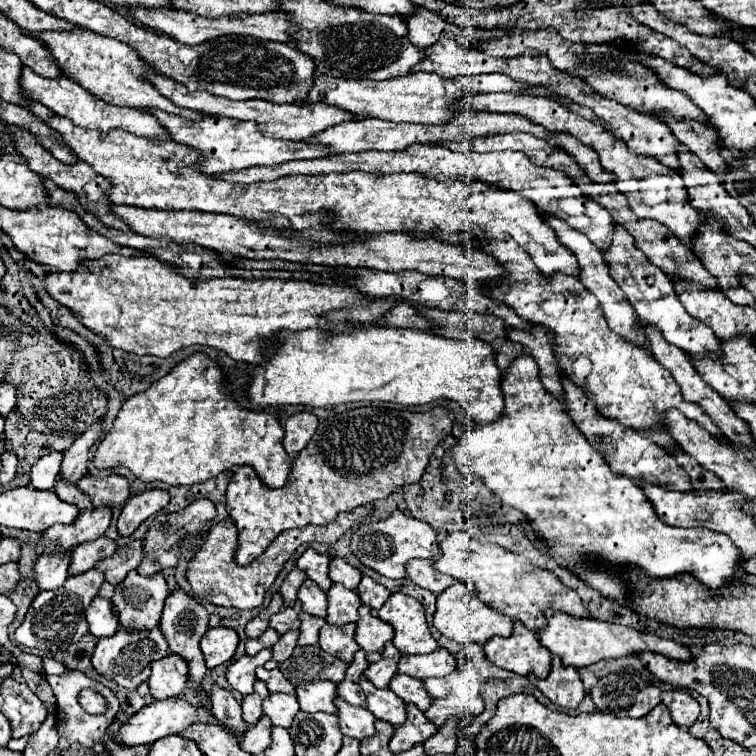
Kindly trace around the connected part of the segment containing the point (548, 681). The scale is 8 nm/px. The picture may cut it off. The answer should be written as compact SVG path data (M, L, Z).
M553 658L553 668L551 668L551 674L545 678L545 680L537 680L533 674L527 676L529 682L533 686L537 686L555 706L561 706L561 708L569 708L569 710L575 710L583 696L585 696L585 690L583 690L583 682L579 678L579 672L577 668L573 666L563 666L563 662L559 658Z

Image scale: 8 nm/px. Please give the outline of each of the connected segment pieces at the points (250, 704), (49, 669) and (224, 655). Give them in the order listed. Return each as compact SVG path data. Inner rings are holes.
M257 680L255 682L255 692L245 696L243 702L241 702L243 704L243 718L245 718L247 724L255 724L263 716L263 700L267 696L269 696L267 686L261 680Z
M43 656L43 670L45 670L45 674L57 674L57 676L69 672L61 662L57 662L57 660L51 658L51 656Z
M209 628L201 638L201 650L207 668L215 668L233 658L239 644L239 636L233 628Z

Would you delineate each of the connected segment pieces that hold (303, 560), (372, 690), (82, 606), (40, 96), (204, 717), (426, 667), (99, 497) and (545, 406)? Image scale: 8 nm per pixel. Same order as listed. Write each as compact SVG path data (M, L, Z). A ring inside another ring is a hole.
M307 548L303 552L303 556L297 560L297 566L301 570L307 572L307 576L317 582L321 586L321 590L329 590L331 588L331 580L329 580L329 556L327 554L319 554L313 548Z
M361 678L361 690L367 698L367 710L371 710L375 718L385 720L393 726L405 724L405 702L399 696L395 696L389 688L375 688L367 678Z
M91 568L79 576L69 576L65 586L57 590L43 590L35 596L23 624L15 632L15 640L21 646L27 648L41 648L41 650L61 650L73 642L79 642L83 634L87 634L87 620L85 610L91 602L91 598L99 592L101 584L105 580L105 574L99 568Z
M25 66L23 74L21 74L21 86L23 86L23 90L29 98L45 104L57 116L69 118L75 126L91 128L91 130L99 130L99 132L109 132L111 128L123 128L127 132L133 132L137 136L145 136L145 138L151 138L151 140L159 140L159 142L169 142L171 140L169 132L157 122L157 118L153 118L151 112L113 106L113 104L109 104L101 98L95 98L93 94L89 94L89 90L85 90L81 84L77 86L77 82L73 82L69 78L43 78L43 76L35 74L33 70L29 70Z
M167 698L167 700L153 700L151 704L147 704L145 708L141 708L135 716L131 716L121 730L117 732L117 740L121 744L127 746L137 746L137 744L153 744L155 740L169 736L169 734L179 734L183 730L187 730L193 724L209 724L209 726L219 726L221 730L227 730L221 722L217 722L217 718L213 718L209 708L201 708L201 706L193 706L189 704L185 698Z
M437 648L435 652L423 654L423 656L403 656L399 660L397 672L425 680L431 676L447 676L455 668L457 664L455 664L455 658L449 654L449 650Z
M87 472L77 486L91 496L93 506L109 506L109 508L121 508L125 500L129 498L129 482L121 474L109 474L103 478L93 476Z
M517 358L509 372L503 374L501 390L505 396L501 420L467 432L453 446L453 458L465 476L481 476L489 490L493 490L505 504L521 510L521 514L531 520L537 534L545 538L549 550L557 554L589 588L597 590L611 602L629 606L633 596L627 570L647 574L649 578L691 574L711 590L719 590L723 584L739 580L739 572L743 572L743 558L739 548L729 542L725 534L715 534L705 528L673 528L661 522L653 504L639 486L609 474L609 466L605 466L601 454L585 442L585 436L577 430L577 426L573 426L565 408L541 386L539 366L533 358Z

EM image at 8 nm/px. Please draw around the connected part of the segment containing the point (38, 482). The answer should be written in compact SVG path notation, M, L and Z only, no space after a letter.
M51 452L43 458L39 458L35 462L35 466L31 468L31 486L39 488L39 490L53 490L55 484L55 476L59 474L61 468L61 452Z

